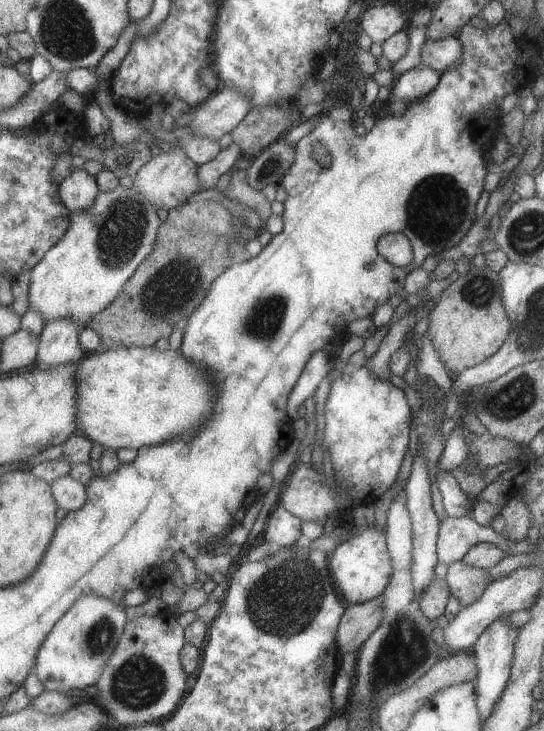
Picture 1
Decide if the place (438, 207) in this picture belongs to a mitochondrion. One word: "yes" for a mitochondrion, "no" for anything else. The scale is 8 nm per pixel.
yes

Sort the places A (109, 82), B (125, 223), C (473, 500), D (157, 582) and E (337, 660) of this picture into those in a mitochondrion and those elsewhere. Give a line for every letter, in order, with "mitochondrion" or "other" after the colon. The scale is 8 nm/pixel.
A: other
B: mitochondrion
C: other
D: other
E: other

